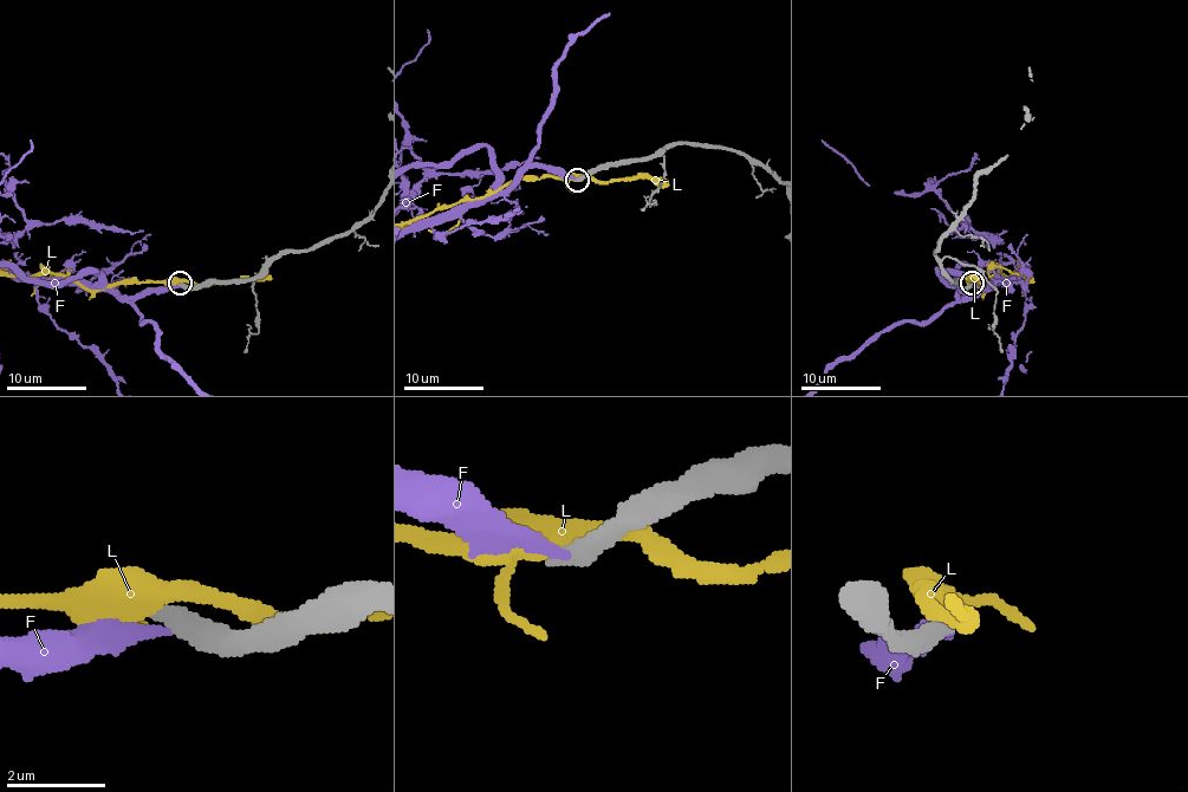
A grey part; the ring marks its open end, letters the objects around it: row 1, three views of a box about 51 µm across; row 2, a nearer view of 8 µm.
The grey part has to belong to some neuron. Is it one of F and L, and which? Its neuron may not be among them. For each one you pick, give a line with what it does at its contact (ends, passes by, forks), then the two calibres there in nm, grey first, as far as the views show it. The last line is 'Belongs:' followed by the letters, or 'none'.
Belongs: none

